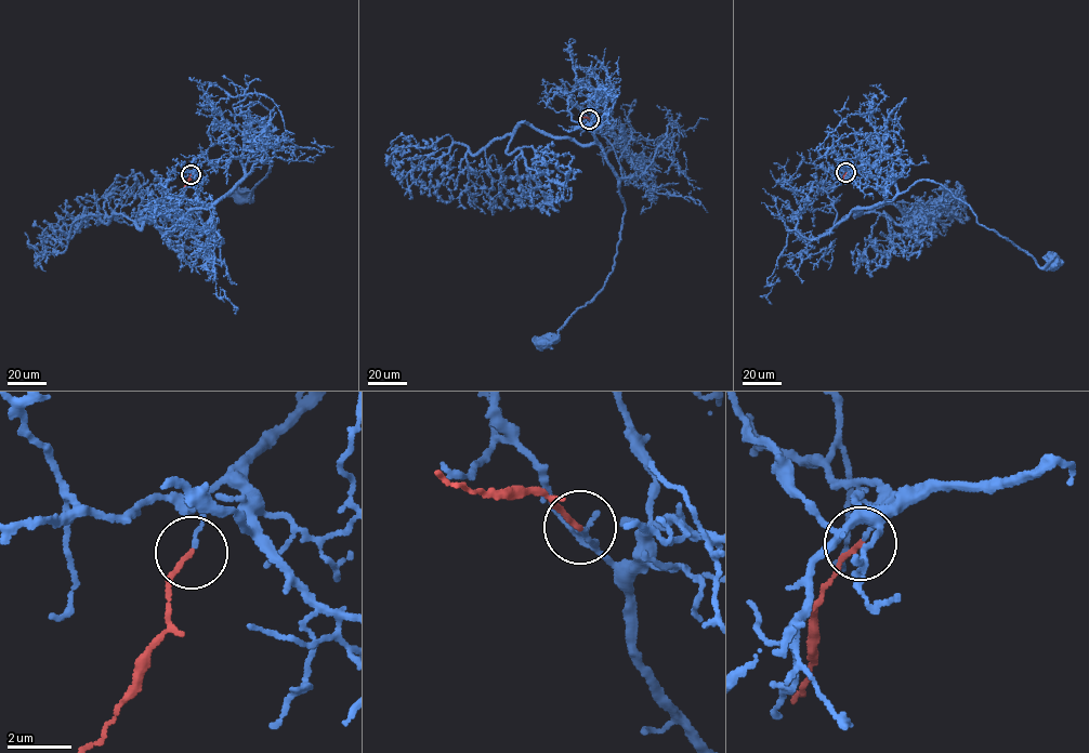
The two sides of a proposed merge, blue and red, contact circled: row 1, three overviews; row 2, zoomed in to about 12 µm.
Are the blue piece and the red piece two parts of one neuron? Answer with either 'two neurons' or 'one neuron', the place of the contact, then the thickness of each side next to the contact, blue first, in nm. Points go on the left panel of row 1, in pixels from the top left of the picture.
one neuron; place (191, 174); calibres 110 and 130 nm

